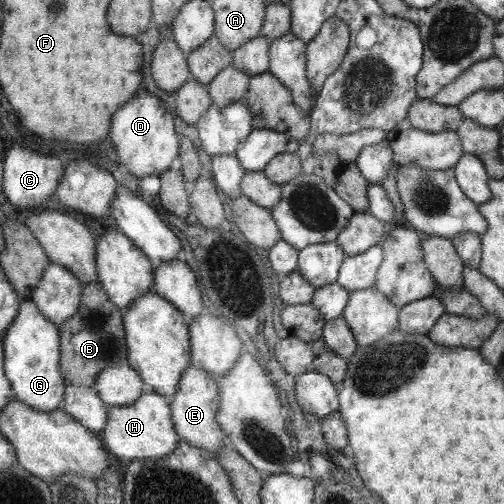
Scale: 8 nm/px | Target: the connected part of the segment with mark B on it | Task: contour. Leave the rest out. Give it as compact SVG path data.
M97 279L83 286L79 310L58 328L61 334L60 369L65 383L70 386L92 387L105 368L125 360L129 351L125 341L123 312L108 299Z

